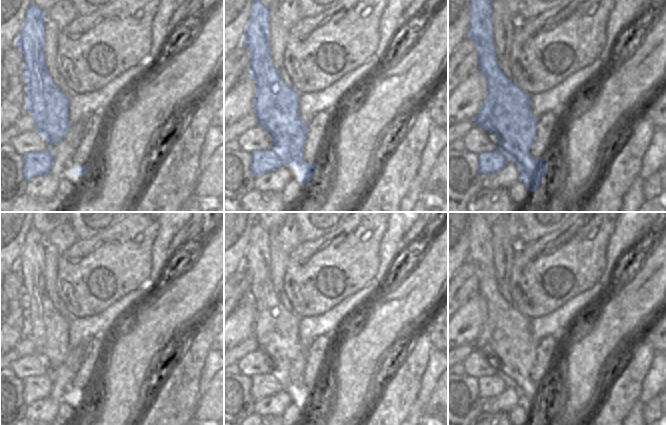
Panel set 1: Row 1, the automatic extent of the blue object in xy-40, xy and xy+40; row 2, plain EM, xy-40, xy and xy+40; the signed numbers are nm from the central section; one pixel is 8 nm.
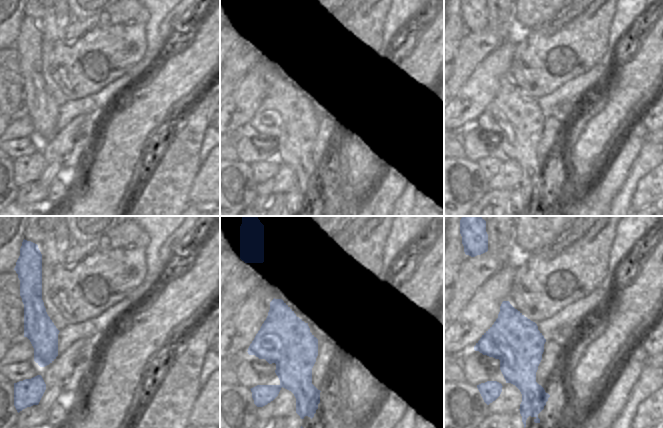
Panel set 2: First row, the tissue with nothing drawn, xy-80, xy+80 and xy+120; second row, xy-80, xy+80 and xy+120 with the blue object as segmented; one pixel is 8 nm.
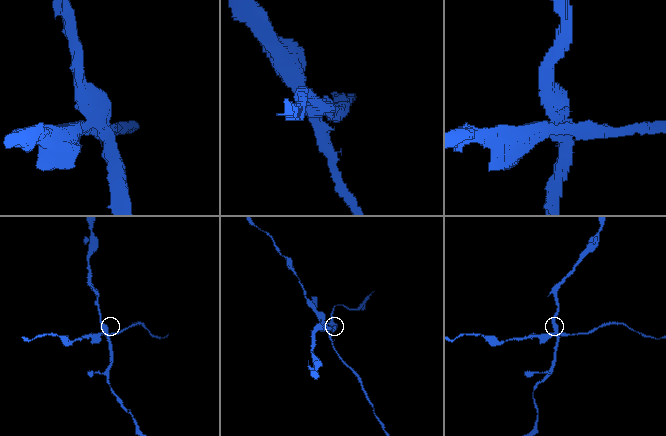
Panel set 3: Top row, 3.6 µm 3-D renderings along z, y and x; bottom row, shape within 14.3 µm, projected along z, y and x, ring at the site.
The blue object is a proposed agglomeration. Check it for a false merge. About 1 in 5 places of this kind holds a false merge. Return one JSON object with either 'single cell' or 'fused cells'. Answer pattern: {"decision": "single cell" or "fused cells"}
{"decision": "fused cells"}

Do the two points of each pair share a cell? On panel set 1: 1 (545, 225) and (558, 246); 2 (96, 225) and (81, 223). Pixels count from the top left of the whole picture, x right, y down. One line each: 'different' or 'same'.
1: different
2: same

